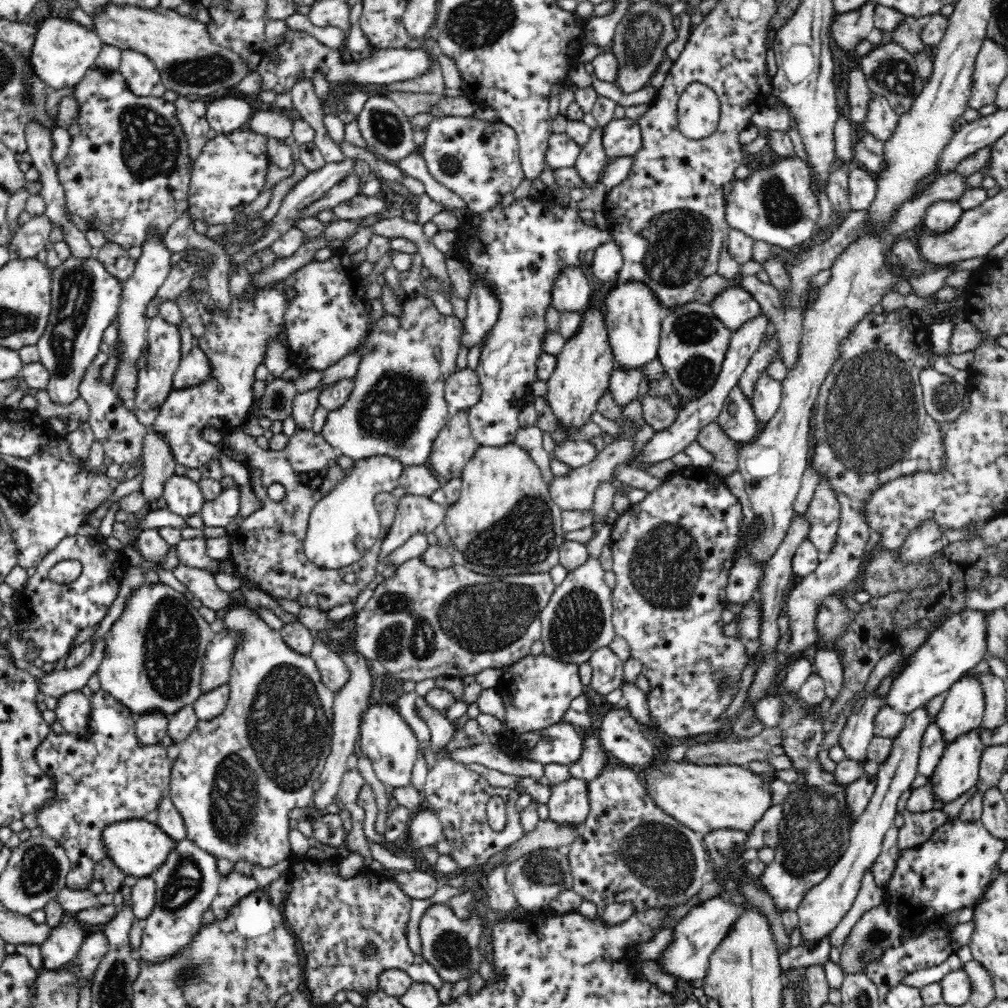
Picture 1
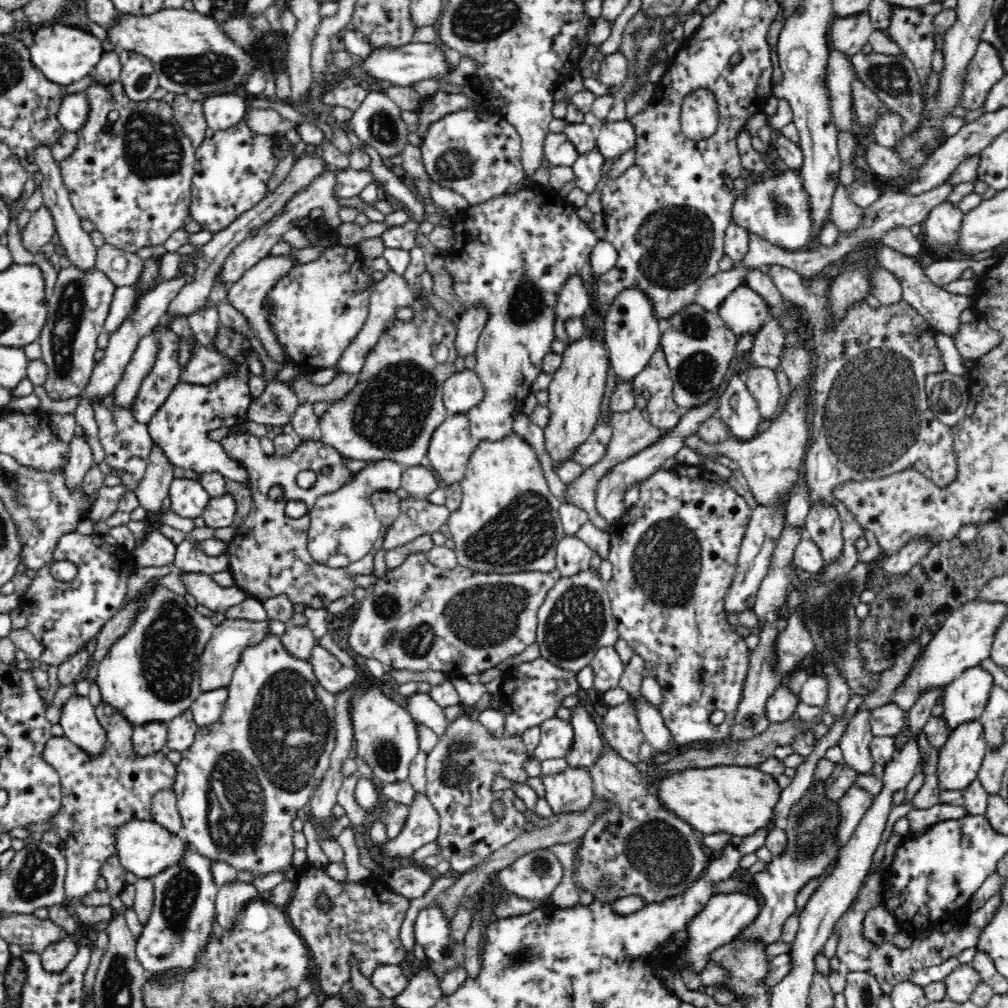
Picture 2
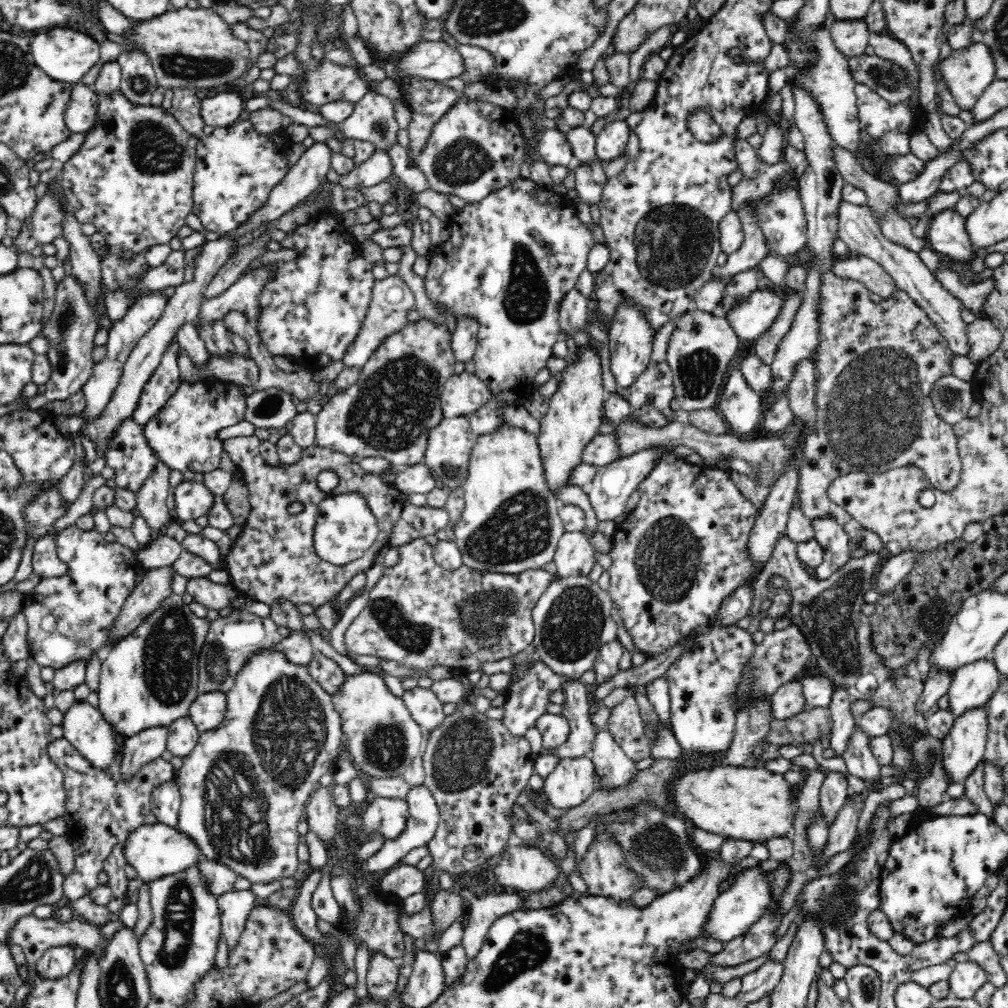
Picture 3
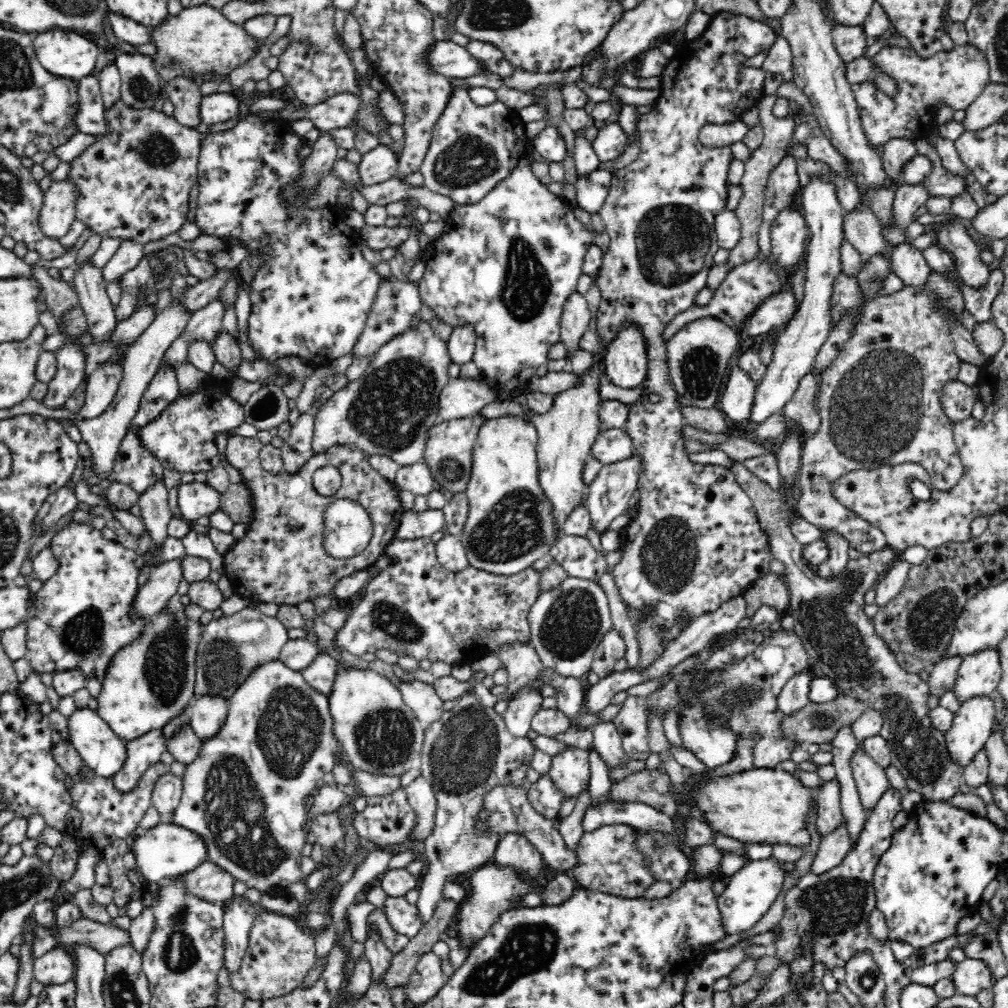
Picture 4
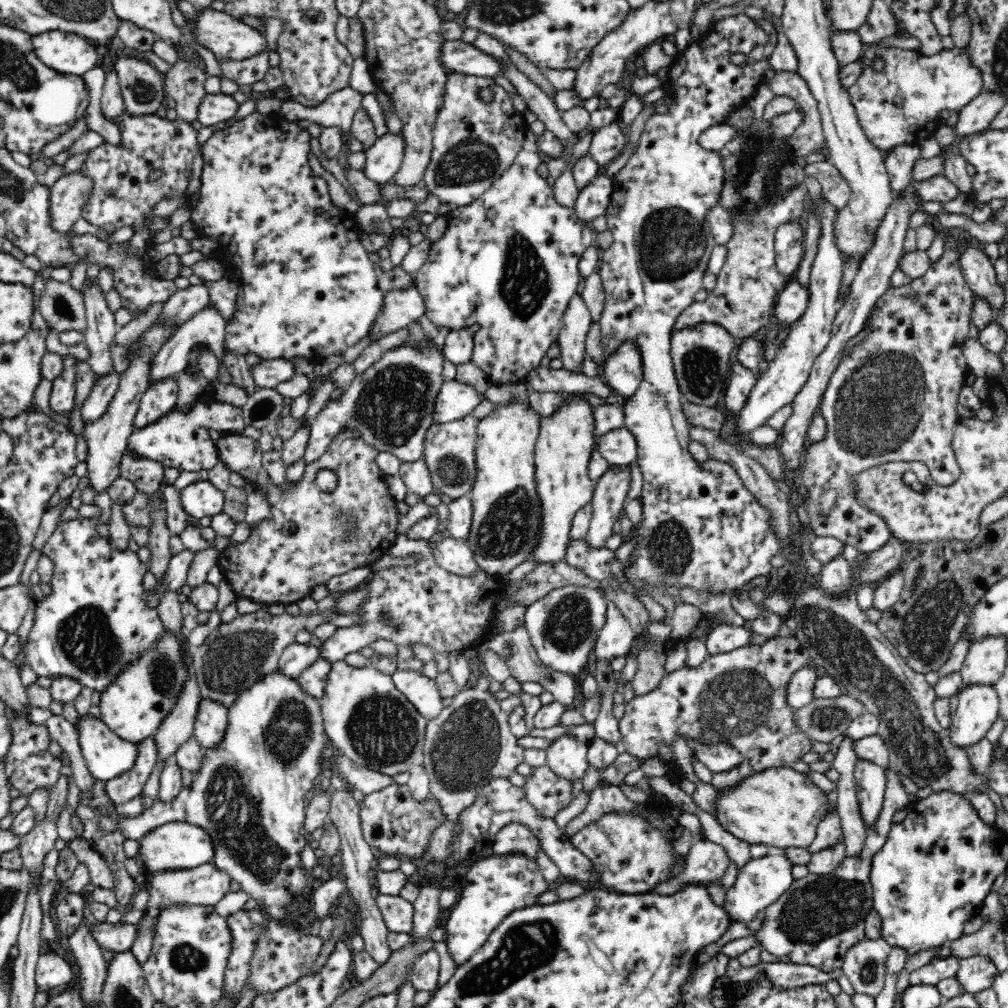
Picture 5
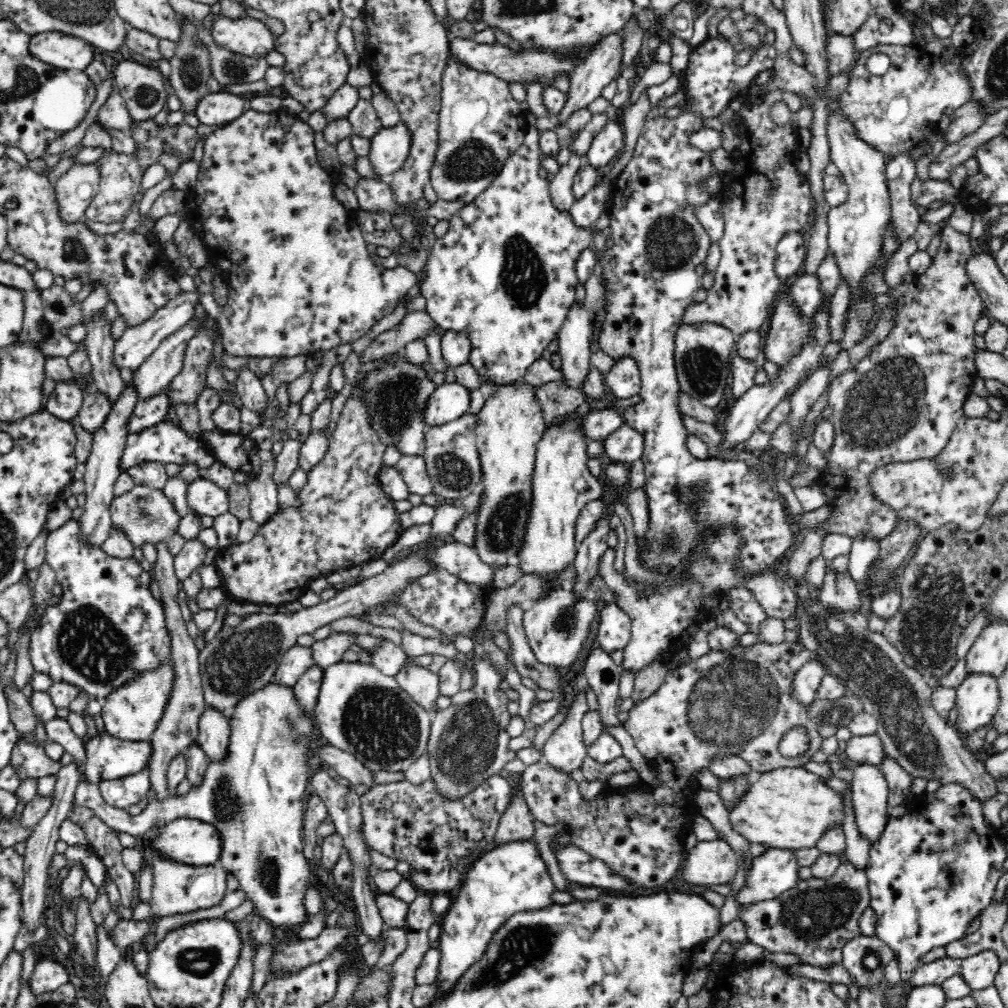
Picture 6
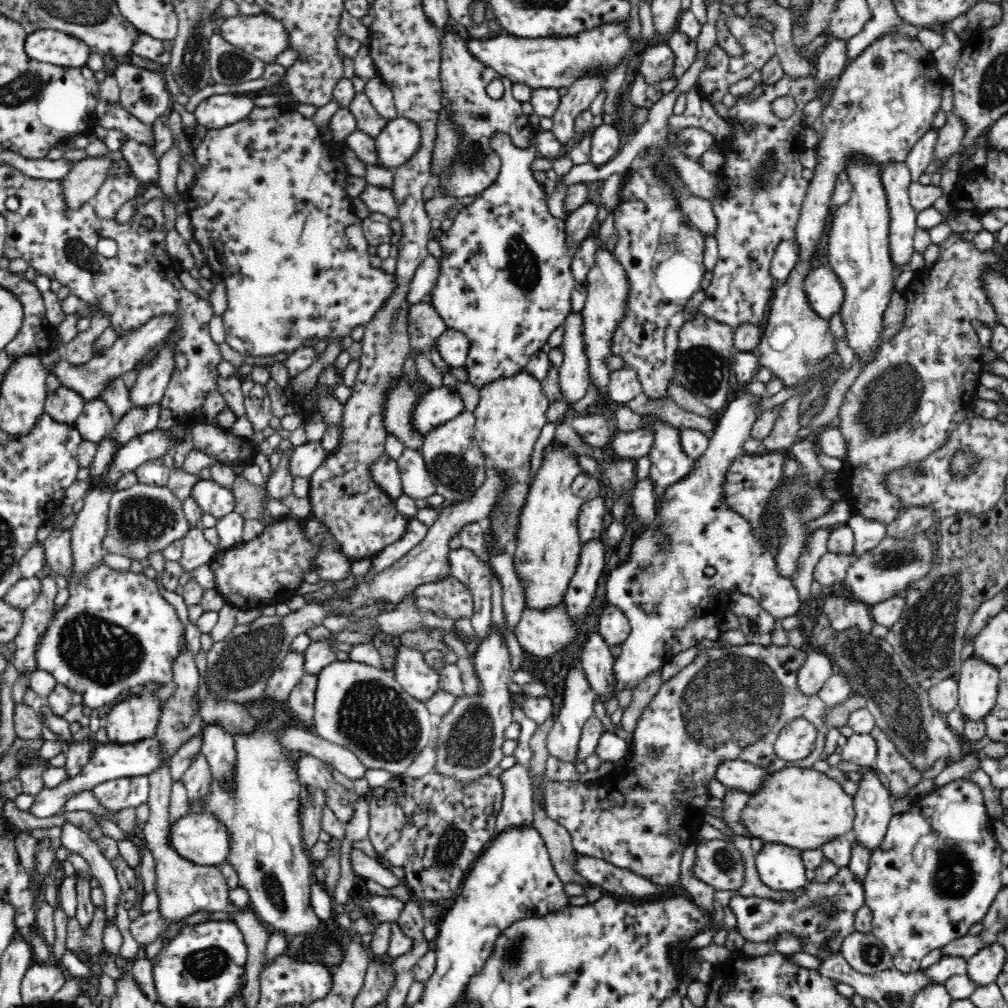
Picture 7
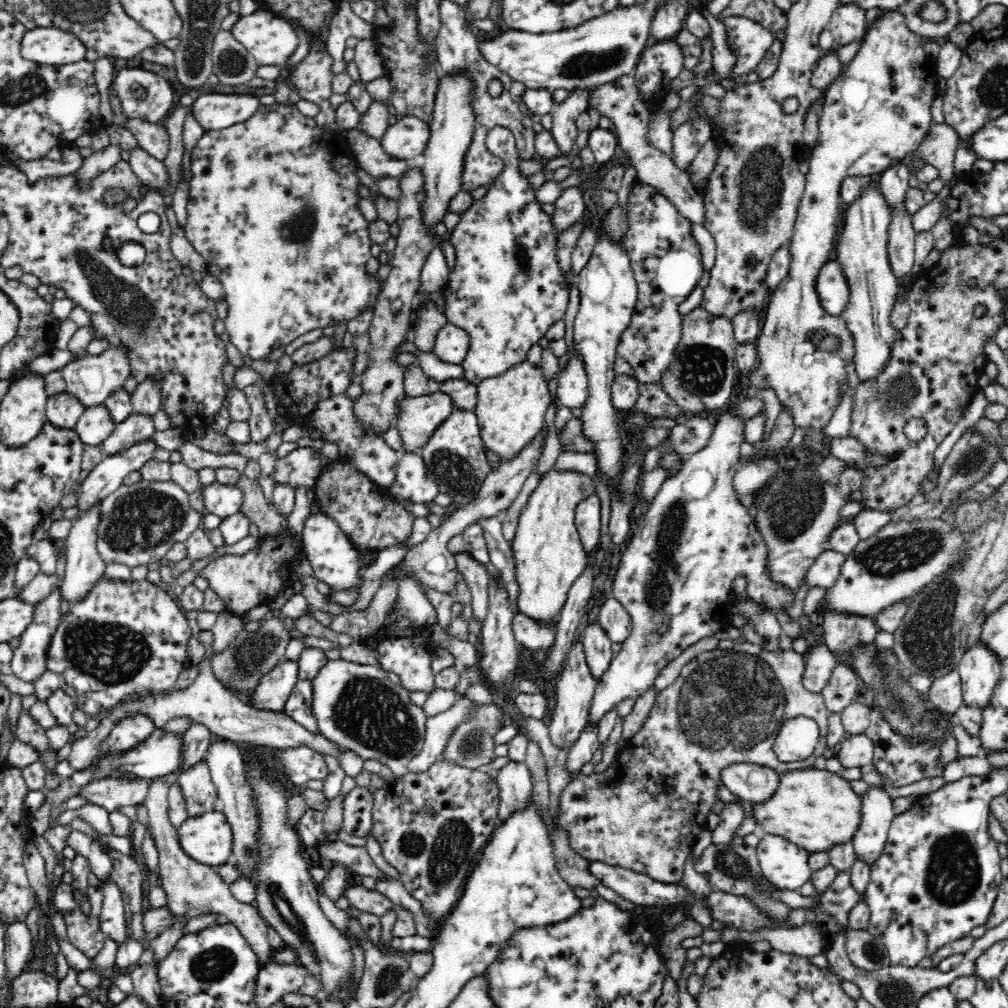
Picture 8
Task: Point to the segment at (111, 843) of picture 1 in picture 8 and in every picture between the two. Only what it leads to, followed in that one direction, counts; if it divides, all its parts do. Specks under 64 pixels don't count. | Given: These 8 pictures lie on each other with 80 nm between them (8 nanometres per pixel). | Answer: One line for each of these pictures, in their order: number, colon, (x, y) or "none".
2: (145, 848)
3: (153, 850)
4: (167, 850)
5: (174, 846)
6: (192, 842)
7: (198, 838)
8: (208, 839)

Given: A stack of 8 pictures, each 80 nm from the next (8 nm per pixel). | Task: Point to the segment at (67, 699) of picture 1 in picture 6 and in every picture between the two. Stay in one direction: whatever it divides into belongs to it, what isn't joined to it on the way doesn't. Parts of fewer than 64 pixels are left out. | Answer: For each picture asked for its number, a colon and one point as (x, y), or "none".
2: (77, 718)
3: (83, 725)
4: (104, 752)
5: (107, 756)
6: (108, 758)

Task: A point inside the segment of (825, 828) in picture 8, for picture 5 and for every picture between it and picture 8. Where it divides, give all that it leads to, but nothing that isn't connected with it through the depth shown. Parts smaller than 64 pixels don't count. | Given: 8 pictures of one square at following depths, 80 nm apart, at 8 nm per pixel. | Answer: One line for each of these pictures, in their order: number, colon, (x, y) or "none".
5: (780, 807)
6: (788, 808)
7: (801, 808)

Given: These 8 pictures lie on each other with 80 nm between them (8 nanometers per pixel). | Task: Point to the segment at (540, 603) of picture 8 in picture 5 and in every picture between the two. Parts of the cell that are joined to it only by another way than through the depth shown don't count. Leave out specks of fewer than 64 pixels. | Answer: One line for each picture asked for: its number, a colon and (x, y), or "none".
5: (566, 437)
6: (562, 483)
7: (548, 549)

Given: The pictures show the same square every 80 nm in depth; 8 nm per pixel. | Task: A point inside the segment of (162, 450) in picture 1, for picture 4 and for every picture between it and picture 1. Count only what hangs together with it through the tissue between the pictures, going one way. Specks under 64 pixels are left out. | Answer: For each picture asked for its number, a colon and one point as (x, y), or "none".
2: (153, 488)
3: (151, 497)
4: (155, 514)

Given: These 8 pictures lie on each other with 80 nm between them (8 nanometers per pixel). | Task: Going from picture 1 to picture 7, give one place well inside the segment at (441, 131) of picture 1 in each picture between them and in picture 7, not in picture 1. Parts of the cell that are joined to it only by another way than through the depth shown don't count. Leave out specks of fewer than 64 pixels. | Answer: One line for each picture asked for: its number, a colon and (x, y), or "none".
2: (476, 154)
3: (475, 149)
4: (473, 148)
5: (474, 143)
6: (480, 125)
7: (464, 80)

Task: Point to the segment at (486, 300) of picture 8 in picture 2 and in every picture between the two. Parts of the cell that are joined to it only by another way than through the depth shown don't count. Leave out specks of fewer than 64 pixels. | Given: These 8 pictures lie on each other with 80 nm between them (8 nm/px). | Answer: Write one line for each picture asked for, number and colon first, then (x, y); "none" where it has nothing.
2: (513, 253)
3: (511, 257)
4: (506, 265)
5: (508, 264)
6: (504, 272)
7: (505, 281)

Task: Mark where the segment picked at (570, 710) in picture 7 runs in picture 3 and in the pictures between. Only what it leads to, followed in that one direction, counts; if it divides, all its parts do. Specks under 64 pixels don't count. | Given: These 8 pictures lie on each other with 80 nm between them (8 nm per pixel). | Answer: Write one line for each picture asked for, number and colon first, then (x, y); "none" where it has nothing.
3: (573, 780)
4: (570, 772)
5: (567, 757)
6: (565, 750)

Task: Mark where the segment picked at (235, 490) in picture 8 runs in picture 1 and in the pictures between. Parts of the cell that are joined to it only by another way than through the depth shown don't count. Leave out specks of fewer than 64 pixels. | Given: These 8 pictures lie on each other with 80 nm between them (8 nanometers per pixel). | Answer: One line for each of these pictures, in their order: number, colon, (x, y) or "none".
1: (183, 496)
2: (188, 498)
3: (192, 499)
4: (194, 499)
5: (200, 499)
6: (203, 497)
7: (212, 498)

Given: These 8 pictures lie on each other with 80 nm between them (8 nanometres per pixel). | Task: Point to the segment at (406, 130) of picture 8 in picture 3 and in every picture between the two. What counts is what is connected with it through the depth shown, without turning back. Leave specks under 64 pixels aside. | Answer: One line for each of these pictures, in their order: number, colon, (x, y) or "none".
3: (377, 168)
4: (380, 164)
5: (383, 159)
6: (389, 148)
7: (399, 139)

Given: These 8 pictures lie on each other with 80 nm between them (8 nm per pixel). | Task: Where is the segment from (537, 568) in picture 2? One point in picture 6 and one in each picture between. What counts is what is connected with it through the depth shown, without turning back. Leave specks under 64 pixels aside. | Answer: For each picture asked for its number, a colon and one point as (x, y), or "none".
3: (510, 523)
4: (510, 525)
5: (506, 527)
6: (510, 424)

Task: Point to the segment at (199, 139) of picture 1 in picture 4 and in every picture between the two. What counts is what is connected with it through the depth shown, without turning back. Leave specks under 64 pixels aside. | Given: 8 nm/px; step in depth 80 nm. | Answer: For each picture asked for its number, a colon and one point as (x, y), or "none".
2: (189, 113)
3: (186, 108)
4: (185, 95)

